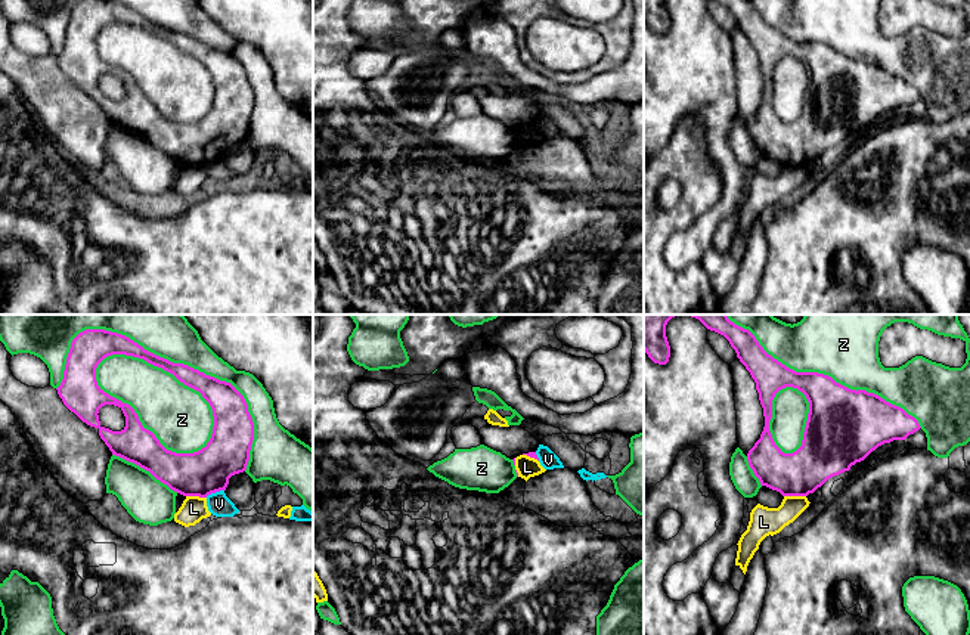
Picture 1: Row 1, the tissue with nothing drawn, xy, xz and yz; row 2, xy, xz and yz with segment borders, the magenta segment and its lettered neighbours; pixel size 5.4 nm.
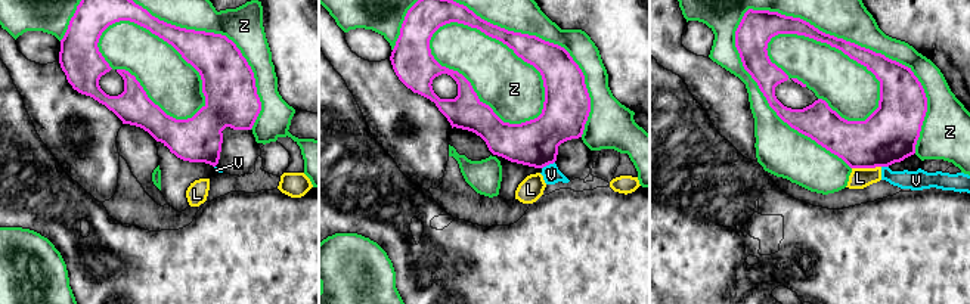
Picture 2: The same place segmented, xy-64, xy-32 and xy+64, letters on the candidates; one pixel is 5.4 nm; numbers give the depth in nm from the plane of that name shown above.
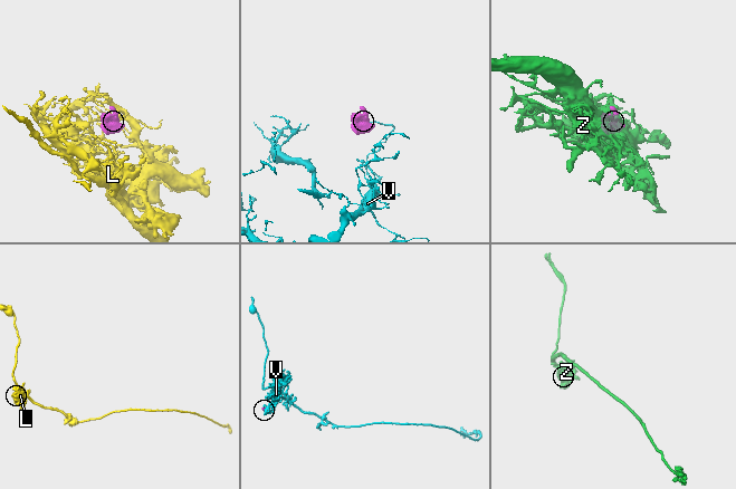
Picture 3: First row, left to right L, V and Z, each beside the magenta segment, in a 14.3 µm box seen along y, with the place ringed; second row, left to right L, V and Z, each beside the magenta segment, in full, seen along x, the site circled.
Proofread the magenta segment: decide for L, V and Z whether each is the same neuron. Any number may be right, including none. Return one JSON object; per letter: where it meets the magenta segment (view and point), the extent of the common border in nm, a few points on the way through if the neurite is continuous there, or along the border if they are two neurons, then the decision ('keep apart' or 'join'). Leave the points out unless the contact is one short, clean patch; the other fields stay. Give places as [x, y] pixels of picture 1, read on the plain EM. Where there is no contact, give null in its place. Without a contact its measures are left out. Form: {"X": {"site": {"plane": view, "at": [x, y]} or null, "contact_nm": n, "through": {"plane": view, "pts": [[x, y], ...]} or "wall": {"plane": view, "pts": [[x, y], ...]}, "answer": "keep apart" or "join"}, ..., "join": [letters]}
{"L": {"site": {"plane": "yz", "at": [795, 164]}, "contact_nm": 120, "answer": "keep apart"}, "V": {"site": {"plane": "xy", "at": [214, 161]}, "contact_nm": 110, "wall": {"plane": "xy", "pts": [[223, 158], [205, 166]]}, "answer": "keep apart"}, "Z": {"site": {"plane": "xy", "at": [140, 92]}, "contact_nm": 750, "answer": "keep apart"}, "join": []}

